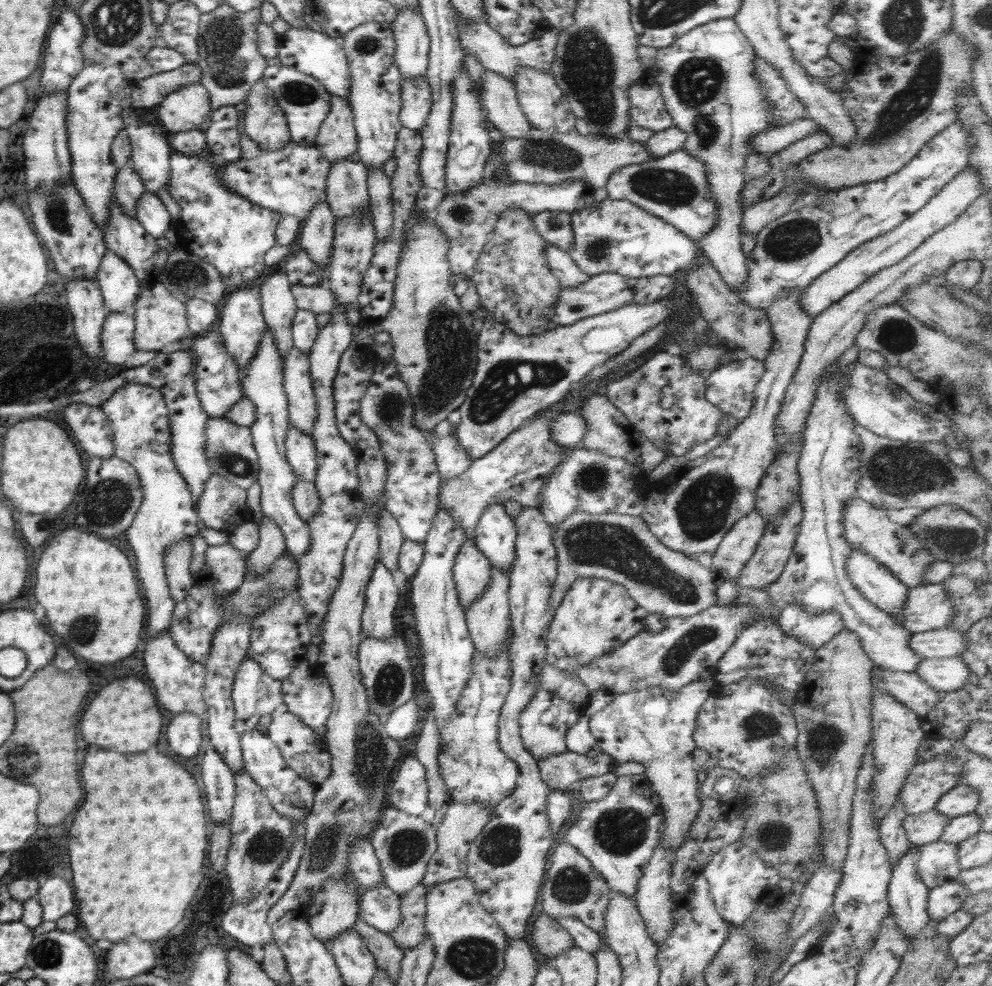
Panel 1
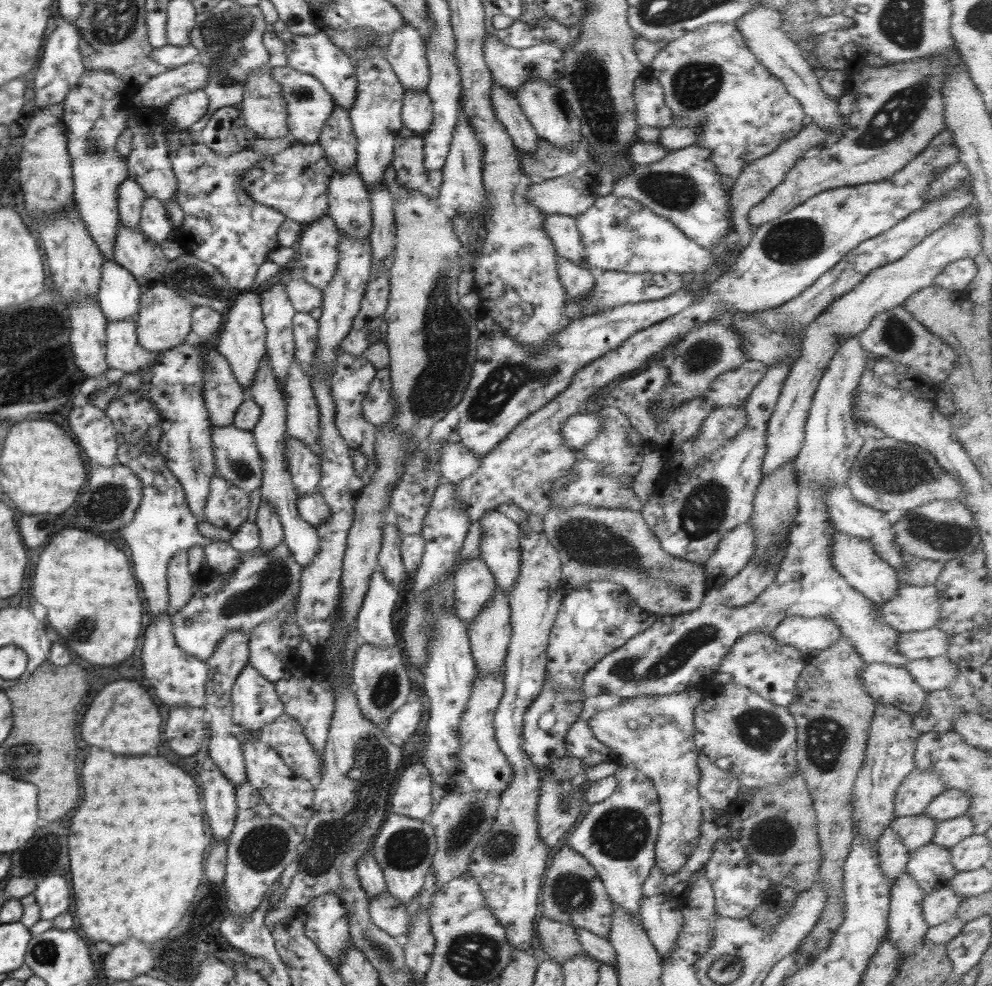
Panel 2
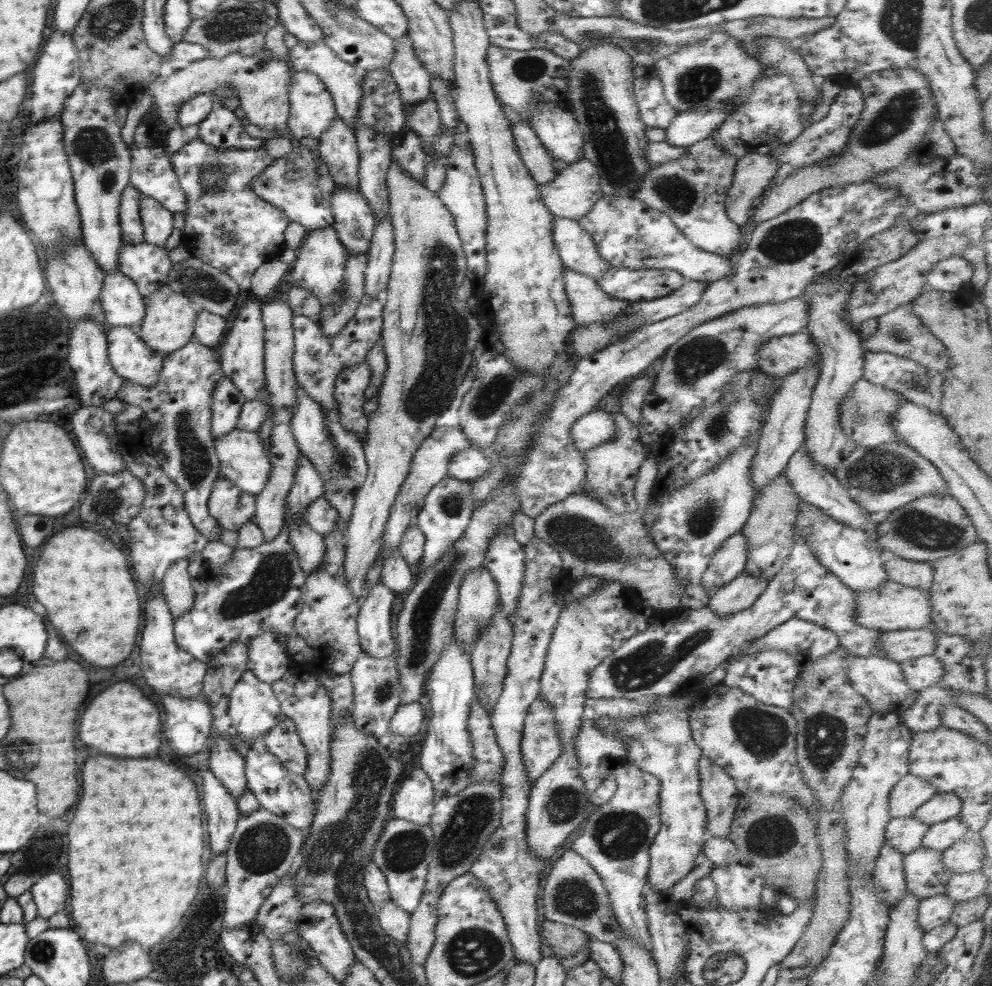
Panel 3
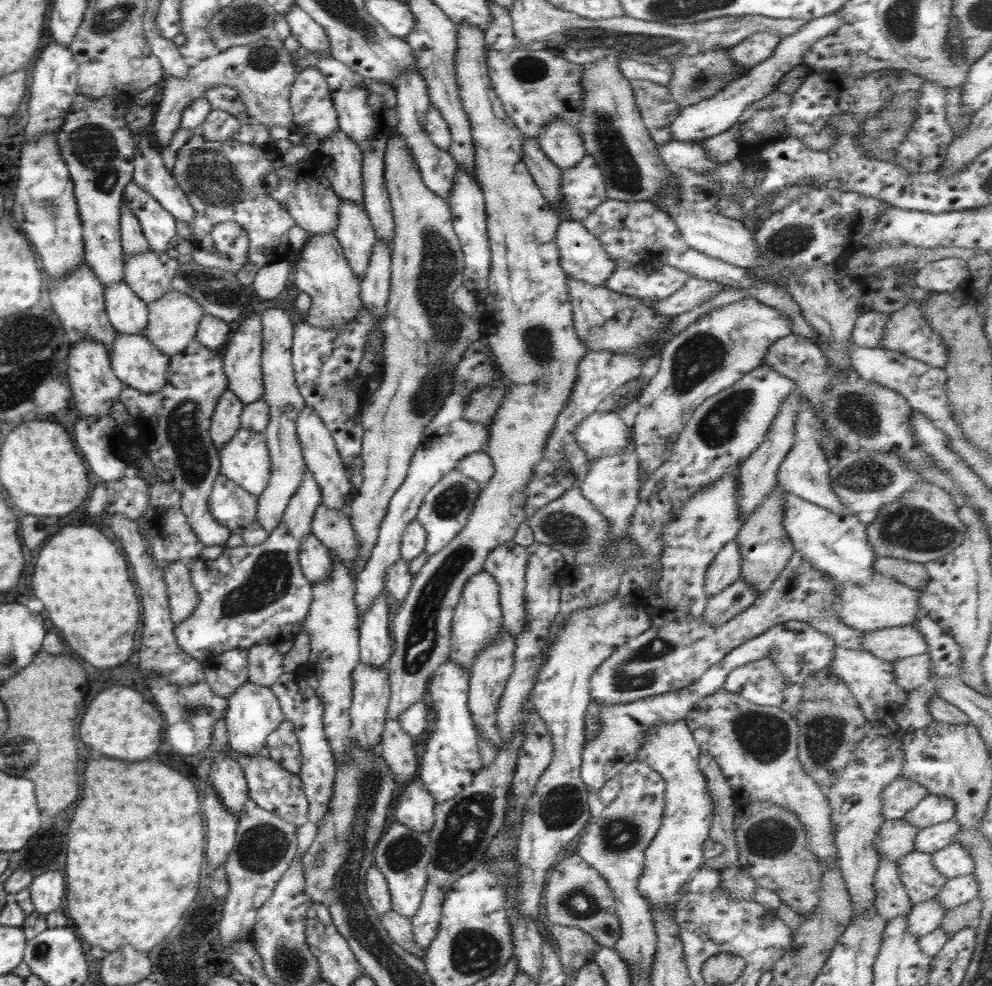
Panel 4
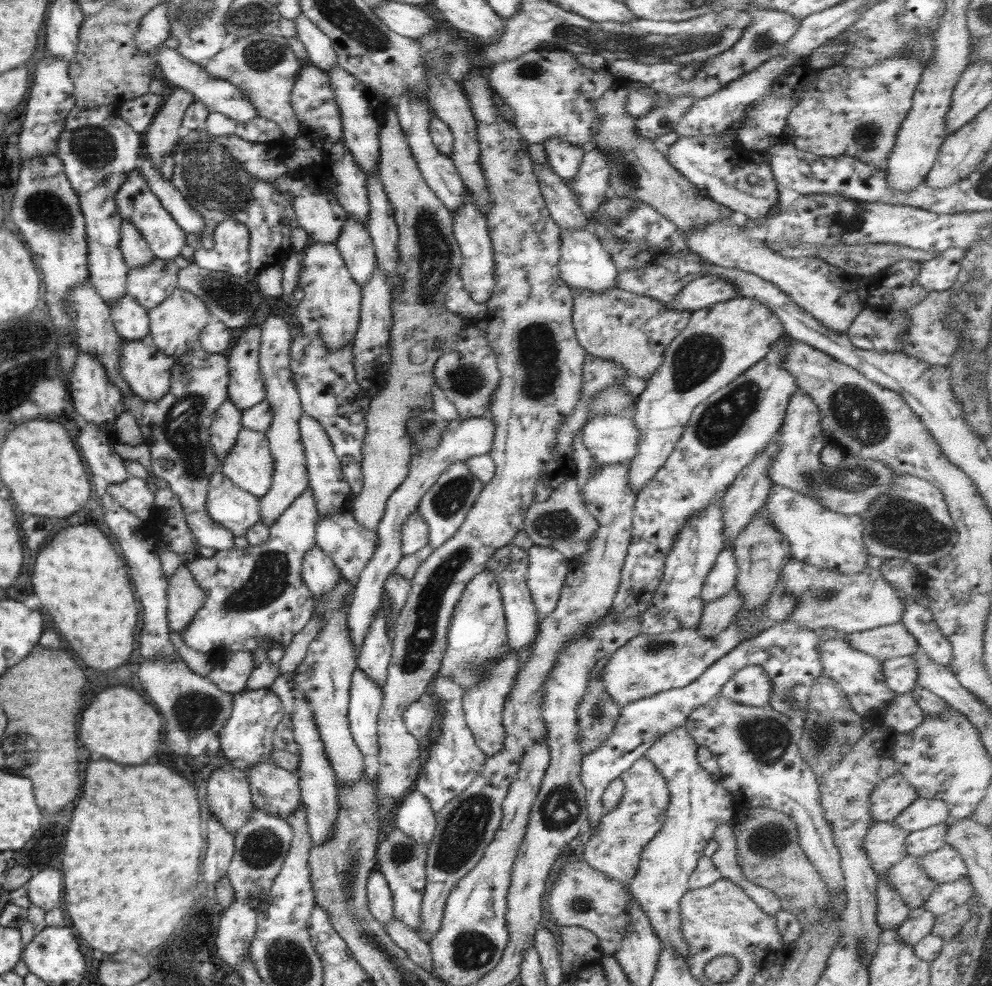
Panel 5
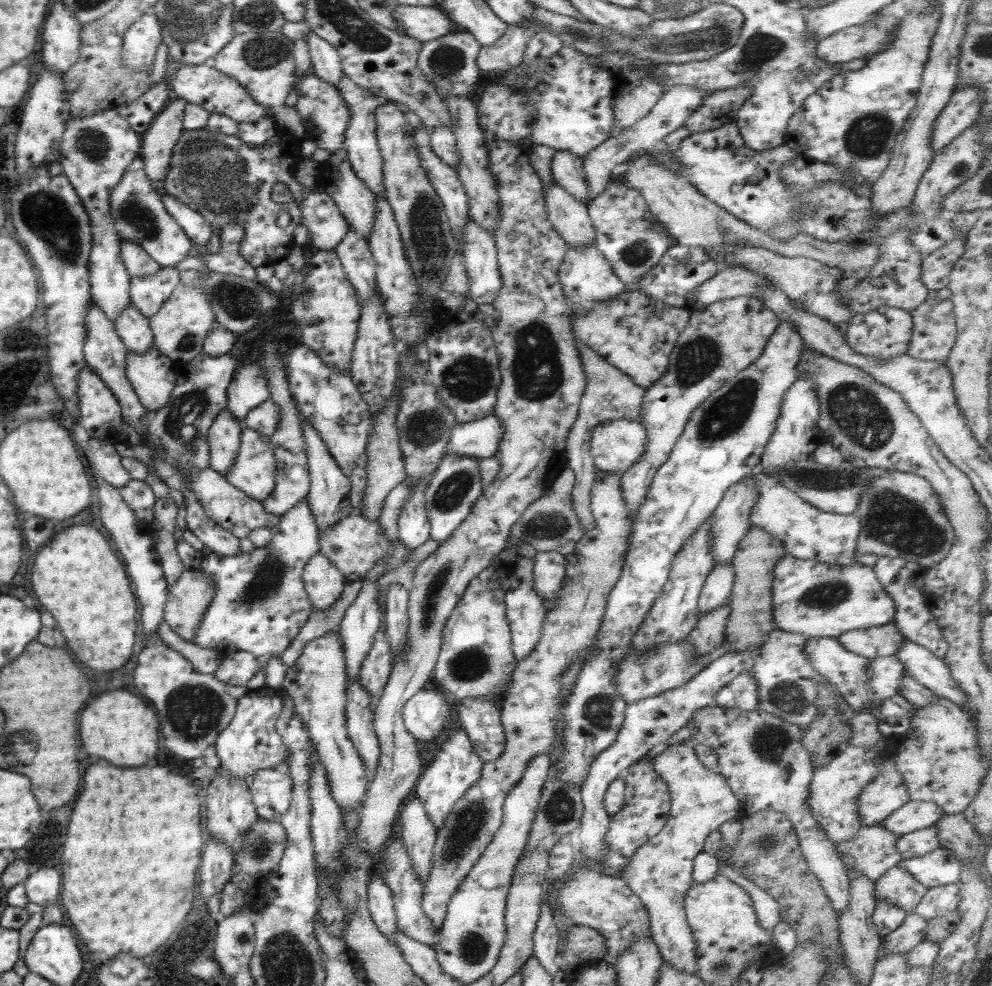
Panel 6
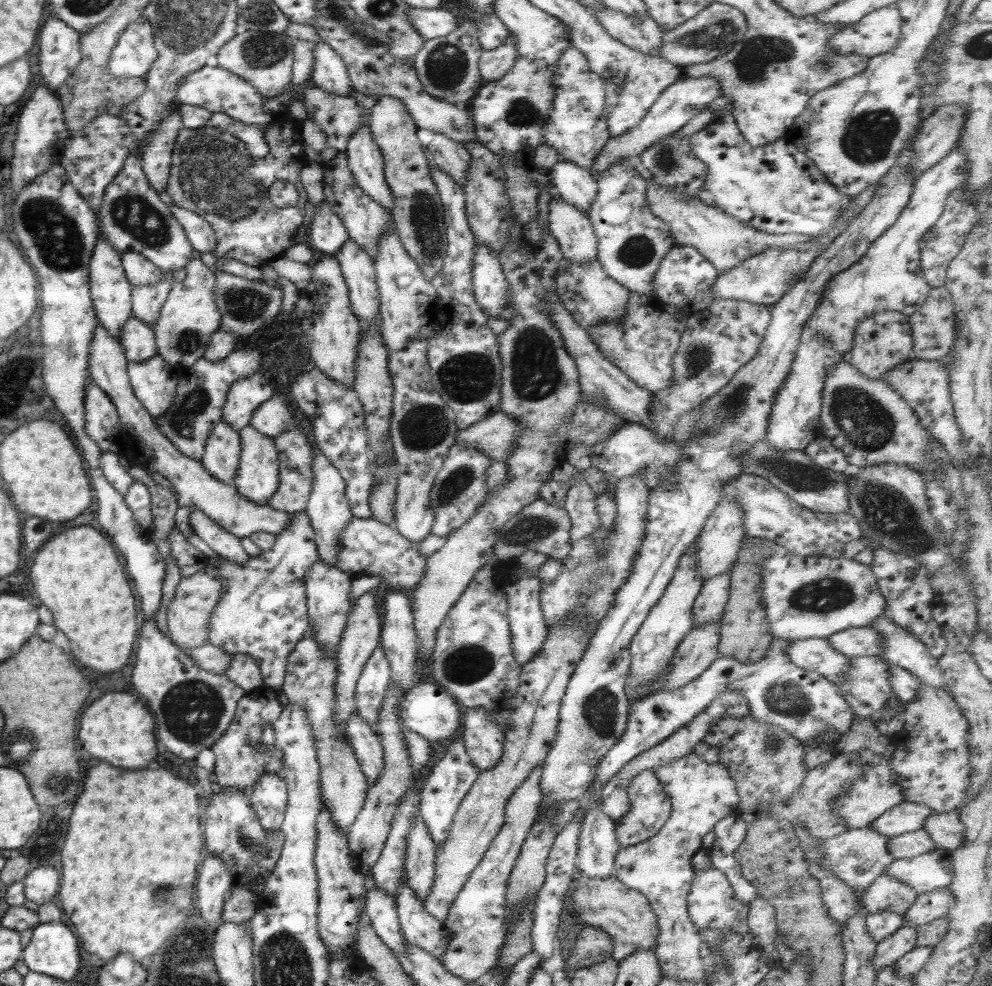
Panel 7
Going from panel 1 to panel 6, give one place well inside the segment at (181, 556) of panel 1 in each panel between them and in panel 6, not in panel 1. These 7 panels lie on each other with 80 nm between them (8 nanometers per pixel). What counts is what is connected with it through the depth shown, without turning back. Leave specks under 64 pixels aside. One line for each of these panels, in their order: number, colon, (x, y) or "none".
2: (180, 582)
3: (179, 593)
4: (183, 598)
5: (185, 596)
6: (187, 600)

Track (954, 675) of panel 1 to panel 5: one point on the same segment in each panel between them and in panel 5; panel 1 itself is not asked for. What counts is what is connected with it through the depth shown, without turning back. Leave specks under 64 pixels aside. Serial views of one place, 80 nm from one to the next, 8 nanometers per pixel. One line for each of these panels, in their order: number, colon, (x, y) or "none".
2: (931, 674)
3: (925, 671)
4: (911, 672)
5: (901, 675)

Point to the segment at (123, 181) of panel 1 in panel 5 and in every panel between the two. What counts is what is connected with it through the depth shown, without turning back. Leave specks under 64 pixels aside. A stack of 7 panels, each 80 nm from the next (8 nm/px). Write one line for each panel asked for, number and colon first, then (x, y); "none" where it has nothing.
2: (131, 197)
3: (131, 226)
4: (133, 241)
5: (136, 253)

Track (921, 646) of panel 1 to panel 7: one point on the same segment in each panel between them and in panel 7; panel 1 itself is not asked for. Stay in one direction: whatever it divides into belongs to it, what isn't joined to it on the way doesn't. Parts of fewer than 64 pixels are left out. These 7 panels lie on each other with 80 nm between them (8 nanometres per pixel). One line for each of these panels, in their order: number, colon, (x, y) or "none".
2: (930, 643)
3: (900, 645)
4: (889, 644)
5: (886, 642)
6: (878, 641)
7: (858, 641)

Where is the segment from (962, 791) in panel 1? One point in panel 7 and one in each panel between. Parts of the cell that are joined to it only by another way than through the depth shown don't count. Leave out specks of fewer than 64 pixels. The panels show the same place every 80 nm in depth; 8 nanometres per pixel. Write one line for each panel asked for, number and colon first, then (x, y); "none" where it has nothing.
2: (951, 803)
3: (942, 806)
4: (932, 809)
5: (923, 813)
6: (915, 815)
7: (906, 817)

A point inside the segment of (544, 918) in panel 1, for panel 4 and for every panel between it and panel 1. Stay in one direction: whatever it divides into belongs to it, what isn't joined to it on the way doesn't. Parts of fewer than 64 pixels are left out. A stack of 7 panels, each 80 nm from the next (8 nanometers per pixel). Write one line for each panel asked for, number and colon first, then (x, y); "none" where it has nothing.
2: (560, 940)
3: (570, 946)
4: (576, 948)

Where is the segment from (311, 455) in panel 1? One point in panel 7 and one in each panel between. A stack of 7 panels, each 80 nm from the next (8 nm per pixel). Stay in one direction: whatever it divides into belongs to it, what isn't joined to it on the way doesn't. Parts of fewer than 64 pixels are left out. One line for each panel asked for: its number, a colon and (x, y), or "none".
2: (304, 465)
3: (308, 486)
4: (248, 595)
5: (256, 599)
6: (260, 604)
7: (262, 611)

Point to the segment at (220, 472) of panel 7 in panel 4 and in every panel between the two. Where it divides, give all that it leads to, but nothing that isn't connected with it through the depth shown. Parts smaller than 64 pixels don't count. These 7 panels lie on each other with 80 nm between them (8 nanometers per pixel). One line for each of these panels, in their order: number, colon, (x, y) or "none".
4: (225, 421)
5: (226, 423)
6: (224, 437)

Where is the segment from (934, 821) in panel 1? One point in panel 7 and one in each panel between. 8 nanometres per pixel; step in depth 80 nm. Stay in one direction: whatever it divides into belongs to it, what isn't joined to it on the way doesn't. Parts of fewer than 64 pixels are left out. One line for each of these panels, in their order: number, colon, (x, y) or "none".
2: (915, 831)
3: (905, 834)
4: (896, 838)
5: (884, 844)
6: (873, 850)
7: (858, 857)

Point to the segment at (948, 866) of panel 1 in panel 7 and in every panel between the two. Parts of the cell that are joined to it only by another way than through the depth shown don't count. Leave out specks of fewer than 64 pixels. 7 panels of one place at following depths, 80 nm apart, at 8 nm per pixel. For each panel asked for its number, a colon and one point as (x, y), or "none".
2: (930, 865)
3: (925, 875)
4: (921, 880)
5: (906, 876)
6: (896, 886)
7: (886, 893)

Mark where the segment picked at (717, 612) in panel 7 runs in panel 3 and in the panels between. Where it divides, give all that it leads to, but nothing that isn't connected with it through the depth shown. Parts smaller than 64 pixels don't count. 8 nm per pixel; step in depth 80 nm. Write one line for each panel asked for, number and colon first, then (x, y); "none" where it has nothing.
3: (729, 560)
4: (725, 569)
5: (721, 579)
6: (718, 585)

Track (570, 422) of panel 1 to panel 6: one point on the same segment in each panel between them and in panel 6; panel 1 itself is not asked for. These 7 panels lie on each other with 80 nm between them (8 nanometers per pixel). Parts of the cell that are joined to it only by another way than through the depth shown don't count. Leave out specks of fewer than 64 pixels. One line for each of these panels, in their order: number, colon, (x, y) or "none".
2: (578, 430)
3: (596, 428)
4: (603, 433)
5: (611, 439)
6: (616, 444)

